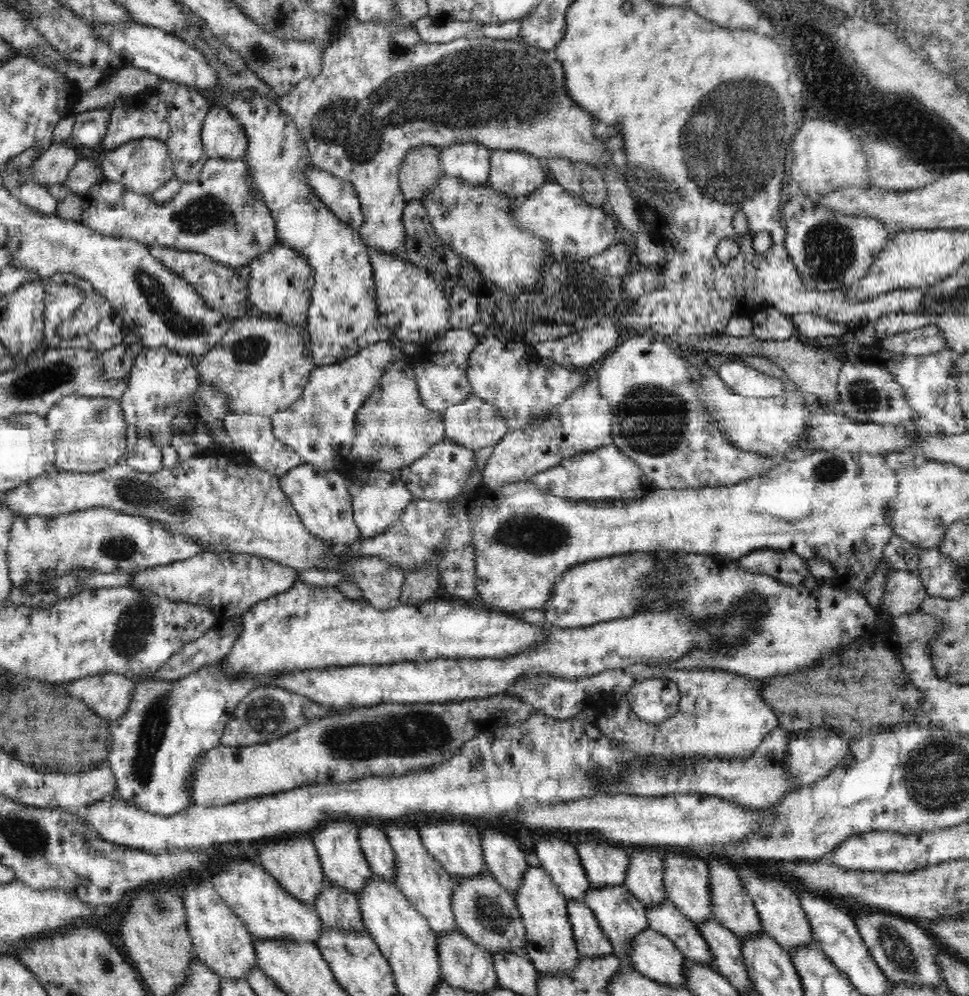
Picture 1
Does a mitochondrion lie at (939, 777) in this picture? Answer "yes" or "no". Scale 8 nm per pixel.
yes

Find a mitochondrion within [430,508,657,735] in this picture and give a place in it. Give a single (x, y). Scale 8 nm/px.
(536, 536)

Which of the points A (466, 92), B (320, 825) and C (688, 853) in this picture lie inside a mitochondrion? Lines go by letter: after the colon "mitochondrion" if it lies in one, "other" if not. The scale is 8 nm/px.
A: mitochondrion
B: other
C: other

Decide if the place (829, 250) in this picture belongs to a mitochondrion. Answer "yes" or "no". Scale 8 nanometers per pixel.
yes

